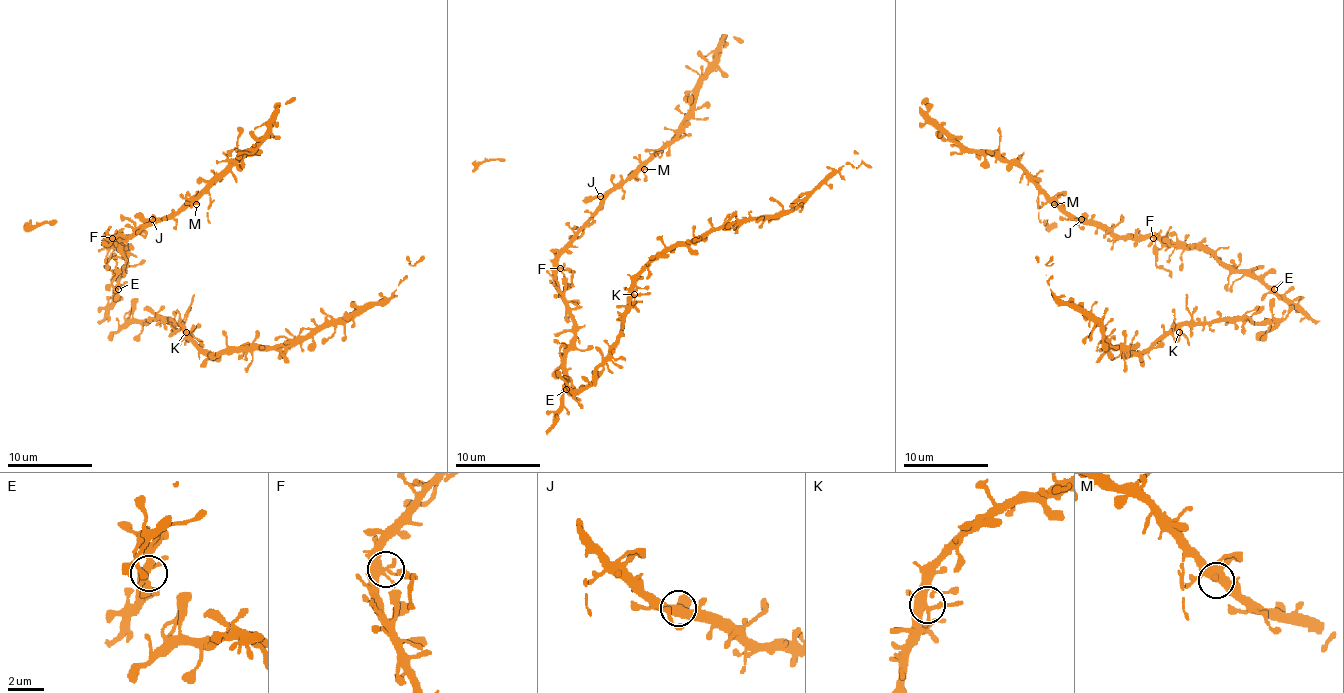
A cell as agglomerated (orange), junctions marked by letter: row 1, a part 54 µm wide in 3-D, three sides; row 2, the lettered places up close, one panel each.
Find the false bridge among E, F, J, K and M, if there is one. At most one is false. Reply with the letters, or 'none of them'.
F

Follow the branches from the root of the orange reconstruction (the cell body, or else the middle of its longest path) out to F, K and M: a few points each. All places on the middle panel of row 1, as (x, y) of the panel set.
F: (564, 385), (566, 347), (574, 334), (574, 326), (568, 300), (560, 290), (560, 268)
K: (564, 385), (570, 392), (585, 387), (591, 381), (596, 366), (617, 338), (621, 315), (634, 294)
M: (564, 385), (566, 347), (574, 334), (574, 326), (568, 300), (557, 281), (557, 254), (610, 192), (644, 169)

